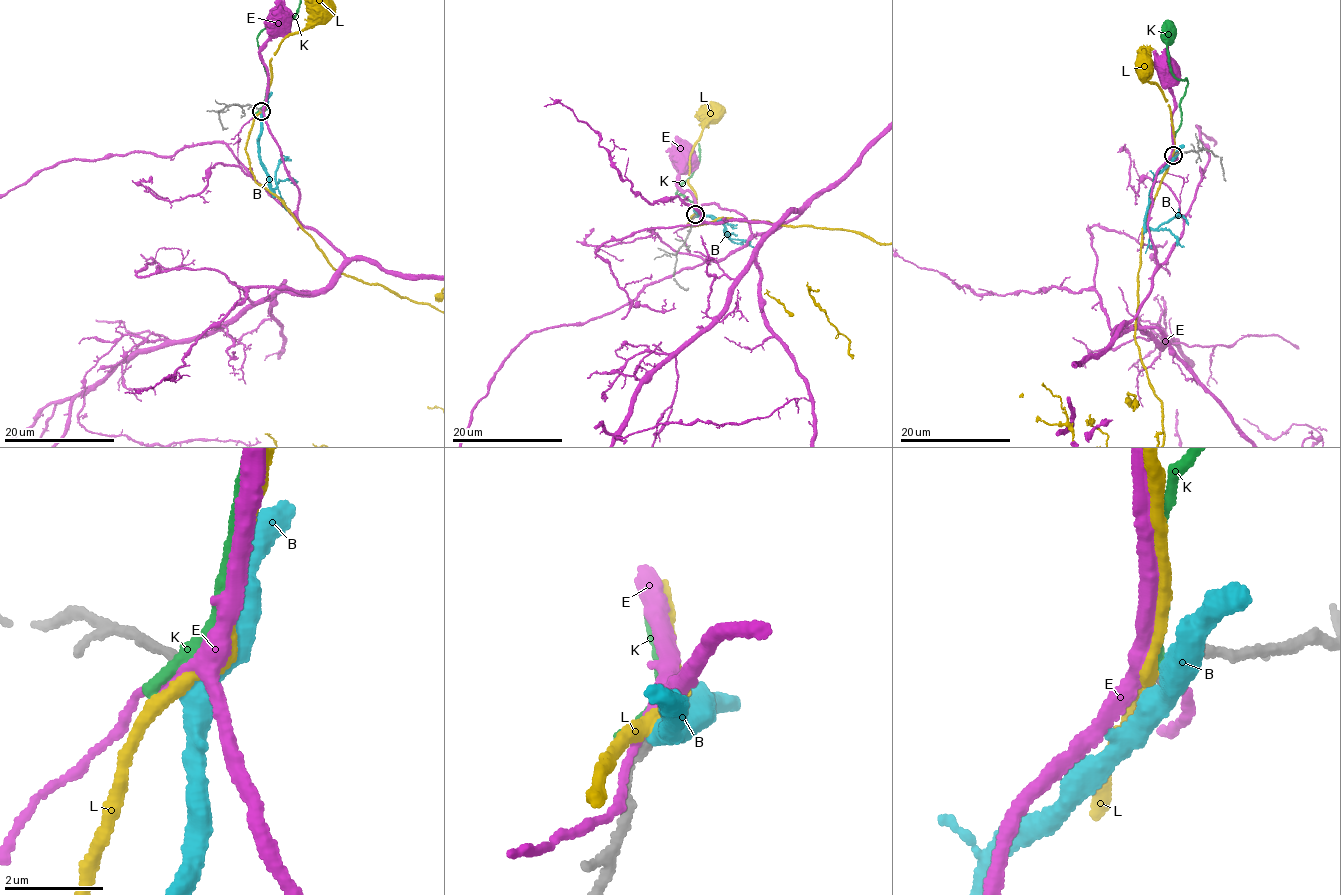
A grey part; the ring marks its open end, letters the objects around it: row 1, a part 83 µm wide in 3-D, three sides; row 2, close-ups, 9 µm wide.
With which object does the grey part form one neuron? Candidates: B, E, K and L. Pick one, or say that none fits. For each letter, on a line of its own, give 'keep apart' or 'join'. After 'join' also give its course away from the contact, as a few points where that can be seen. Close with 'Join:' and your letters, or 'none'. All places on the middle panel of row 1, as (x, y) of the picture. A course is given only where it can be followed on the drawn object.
B: keep apart
E: keep apart
K: keep apart
L: keep apart
Join: none

